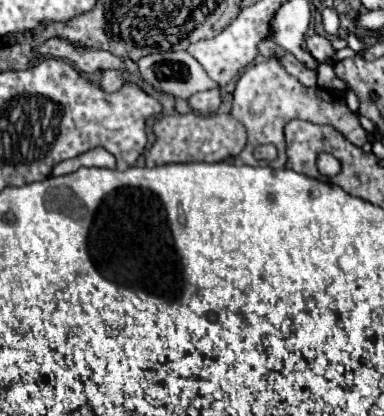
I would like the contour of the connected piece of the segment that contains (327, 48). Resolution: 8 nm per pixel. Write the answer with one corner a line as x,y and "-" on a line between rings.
314,34
314,36
306,38
306,44
308,44
308,52
310,52
318,62
324,62
324,60
328,60
328,58
332,58
332,56
336,54
336,50
332,48
332,42
330,42
328,38
324,38
324,36

